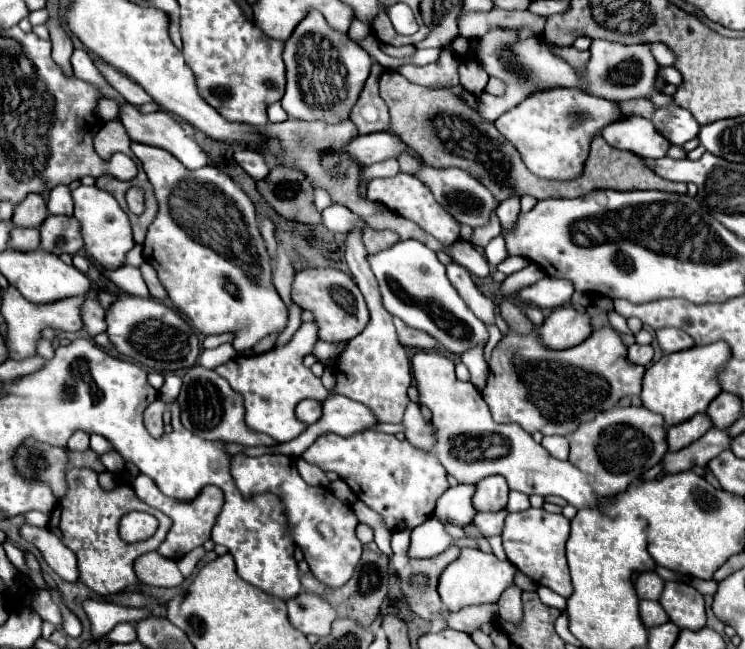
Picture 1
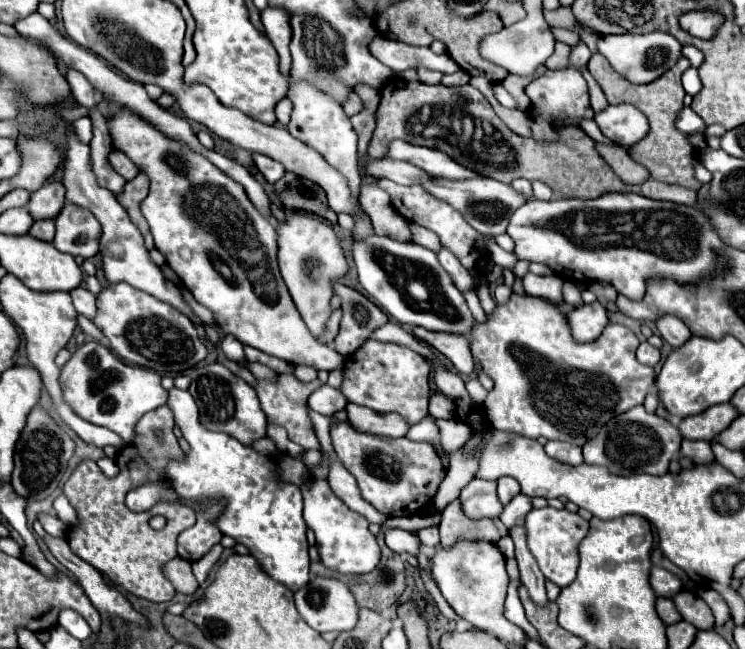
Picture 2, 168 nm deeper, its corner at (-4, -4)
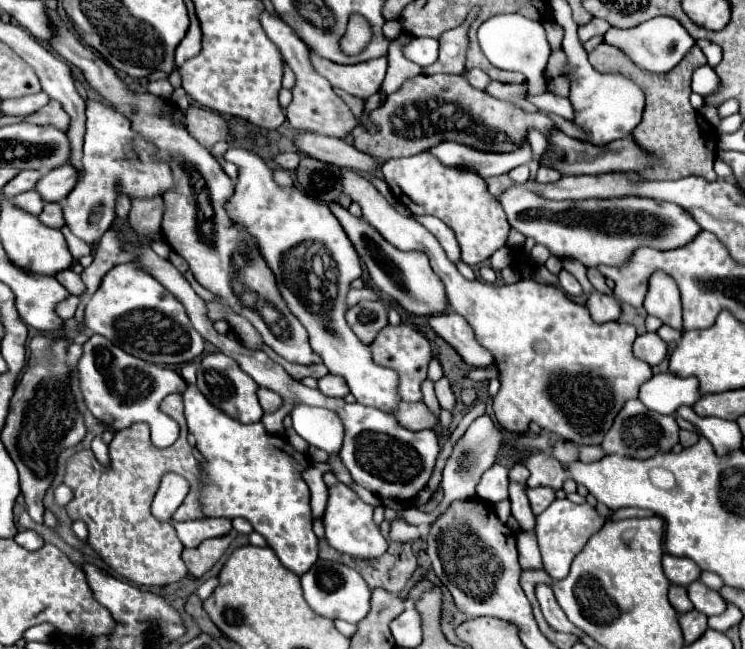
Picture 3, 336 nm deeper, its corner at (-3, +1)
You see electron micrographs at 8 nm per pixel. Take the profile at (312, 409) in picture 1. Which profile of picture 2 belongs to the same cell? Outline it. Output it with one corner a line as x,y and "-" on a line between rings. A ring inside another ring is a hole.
329,385
325,387
319,387
311,397
309,397
309,407
313,411
317,411
319,415
325,415
325,417
331,417
333,413
341,411
345,405
347,405
347,399
343,397
343,393
339,389
333,389

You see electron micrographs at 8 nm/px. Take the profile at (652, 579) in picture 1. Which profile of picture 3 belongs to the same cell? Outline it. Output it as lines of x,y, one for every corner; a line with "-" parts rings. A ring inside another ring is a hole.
666,554
662,558
662,566
664,566
664,574
668,576
668,580
678,586
688,586
690,582
698,580
702,574
702,570
696,566
696,562
688,560
688,558
676,558
672,554

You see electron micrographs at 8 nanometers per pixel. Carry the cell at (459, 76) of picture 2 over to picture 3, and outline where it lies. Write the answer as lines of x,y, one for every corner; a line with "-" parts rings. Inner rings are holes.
474,68
474,70
464,72
464,74
466,74
468,82
470,82
474,88
478,88
478,90
486,90
486,86
490,84
490,76
488,76
484,70
480,70
480,68

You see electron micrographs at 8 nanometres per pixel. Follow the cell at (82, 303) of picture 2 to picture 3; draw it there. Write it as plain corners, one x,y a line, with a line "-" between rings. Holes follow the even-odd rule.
68,268
68,270
62,270
60,274
56,274
56,280
58,280
70,294
74,294
74,296
80,296
82,290
84,290
82,278
80,278
76,272
72,272
70,268

